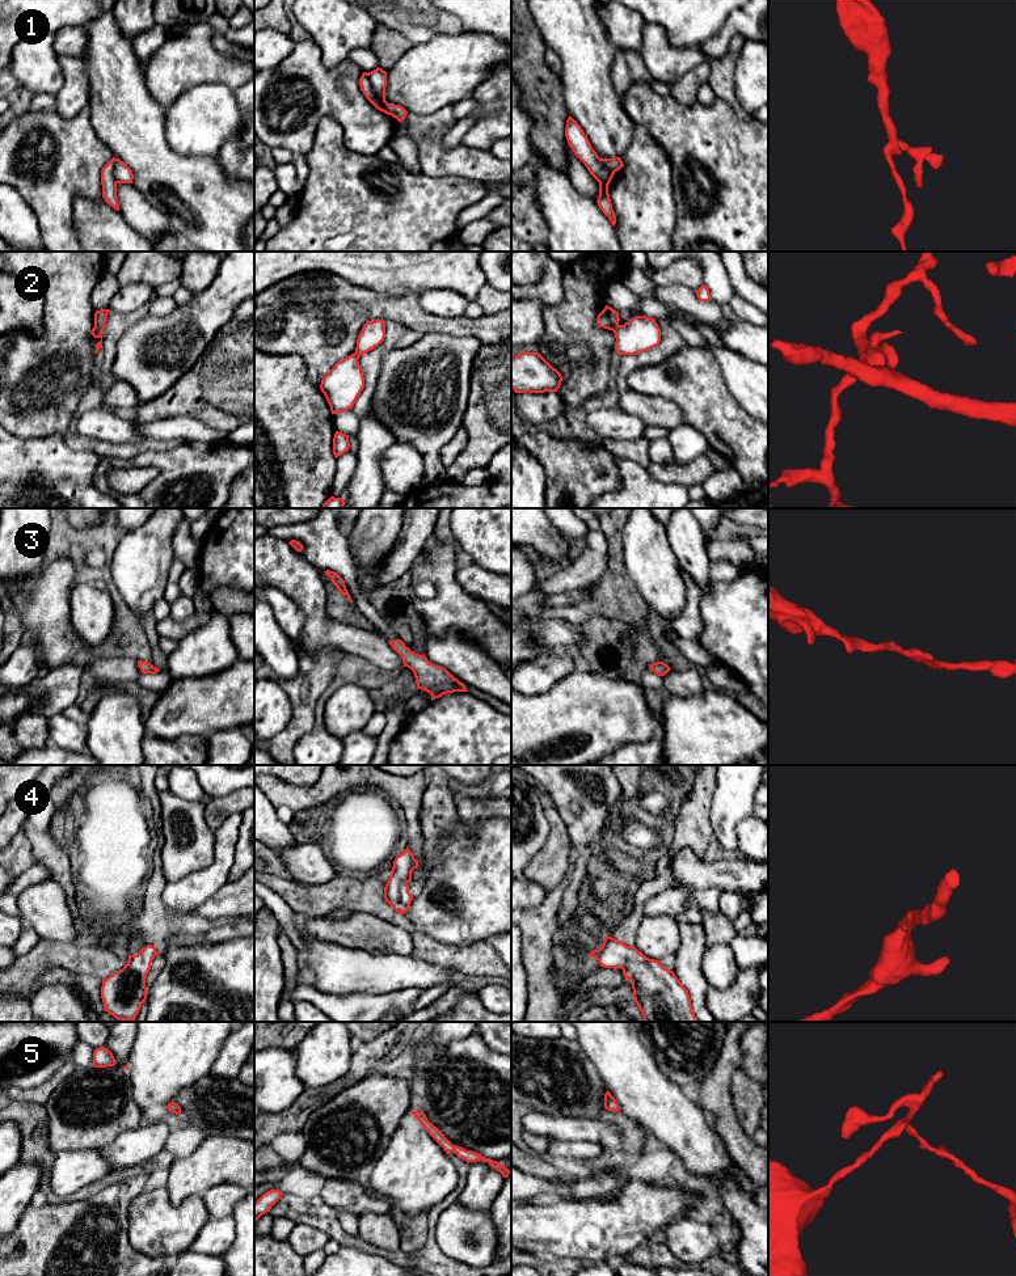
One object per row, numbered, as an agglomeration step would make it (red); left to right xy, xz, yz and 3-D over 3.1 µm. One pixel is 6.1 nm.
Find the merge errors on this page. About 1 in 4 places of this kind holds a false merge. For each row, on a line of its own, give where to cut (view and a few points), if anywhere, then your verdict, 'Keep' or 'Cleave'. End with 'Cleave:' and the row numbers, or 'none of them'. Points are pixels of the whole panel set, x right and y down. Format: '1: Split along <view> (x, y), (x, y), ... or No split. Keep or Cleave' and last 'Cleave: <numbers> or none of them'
1: Split along xz (367, 74), (372, 91), (386, 102). Cleave
2: Split along xy (95, 324), (101, 332). Cleave
3: No split. Keep
4: No split. Keep
5: No split. Keep
Cleave: 1, 2

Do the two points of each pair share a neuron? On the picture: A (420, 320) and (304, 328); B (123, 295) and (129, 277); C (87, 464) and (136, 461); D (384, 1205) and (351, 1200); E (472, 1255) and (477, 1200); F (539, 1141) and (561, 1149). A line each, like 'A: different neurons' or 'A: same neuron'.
A: same neuron
B: different neurons
C: different neurons
D: same neuron
E: different neurons
F: different neurons

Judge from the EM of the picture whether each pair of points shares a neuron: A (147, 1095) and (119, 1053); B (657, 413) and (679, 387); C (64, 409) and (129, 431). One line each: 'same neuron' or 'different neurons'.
A: different neurons
B: different neurons
C: different neurons

